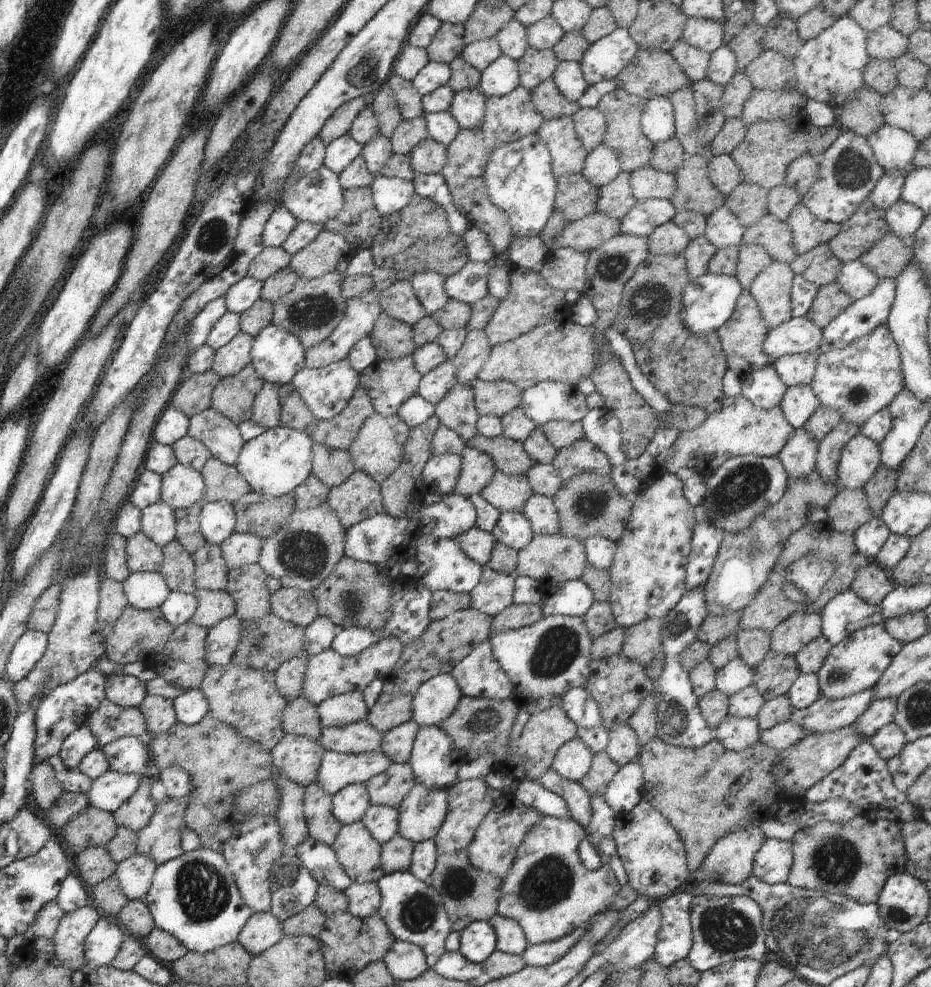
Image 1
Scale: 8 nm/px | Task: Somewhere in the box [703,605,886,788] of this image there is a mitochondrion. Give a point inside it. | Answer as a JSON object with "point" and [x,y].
{"point":[836,677]}

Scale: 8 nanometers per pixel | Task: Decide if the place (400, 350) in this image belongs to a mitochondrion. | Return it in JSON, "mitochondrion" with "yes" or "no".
{"mitochondrion":"no"}

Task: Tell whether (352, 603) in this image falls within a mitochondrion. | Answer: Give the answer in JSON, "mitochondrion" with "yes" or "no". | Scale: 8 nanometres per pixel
{"mitochondrion":"yes"}

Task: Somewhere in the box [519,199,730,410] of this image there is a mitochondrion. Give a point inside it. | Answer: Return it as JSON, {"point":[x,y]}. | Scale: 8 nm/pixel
{"point":[648,302]}

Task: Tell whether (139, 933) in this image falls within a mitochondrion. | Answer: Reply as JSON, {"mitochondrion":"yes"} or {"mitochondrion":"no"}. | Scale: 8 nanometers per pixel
{"mitochondrion":"no"}

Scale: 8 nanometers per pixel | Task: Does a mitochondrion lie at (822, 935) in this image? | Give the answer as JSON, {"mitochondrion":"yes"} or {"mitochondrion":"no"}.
{"mitochondrion":"yes"}

